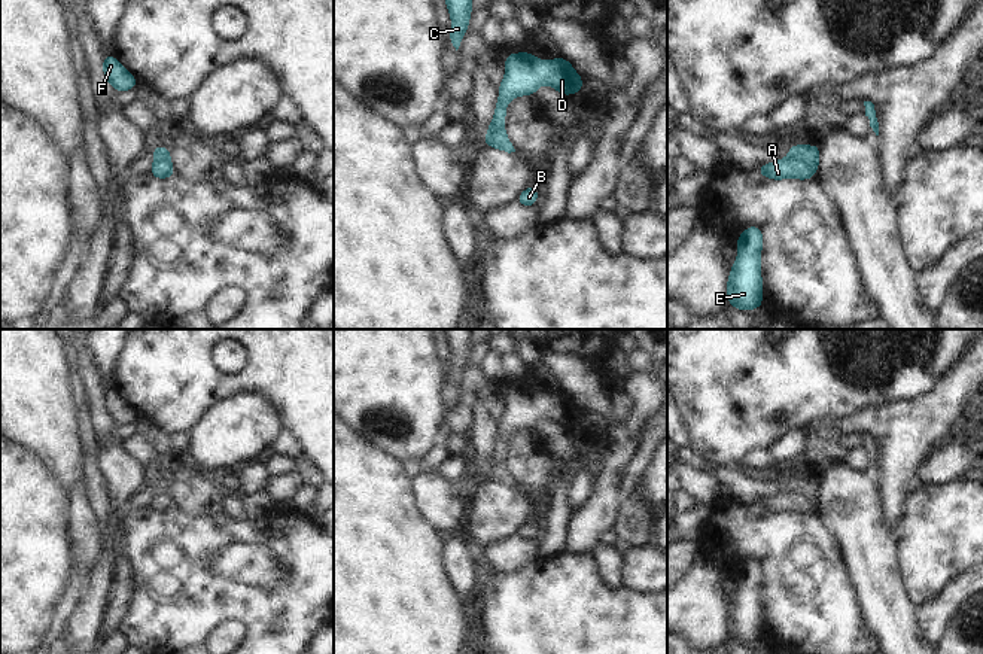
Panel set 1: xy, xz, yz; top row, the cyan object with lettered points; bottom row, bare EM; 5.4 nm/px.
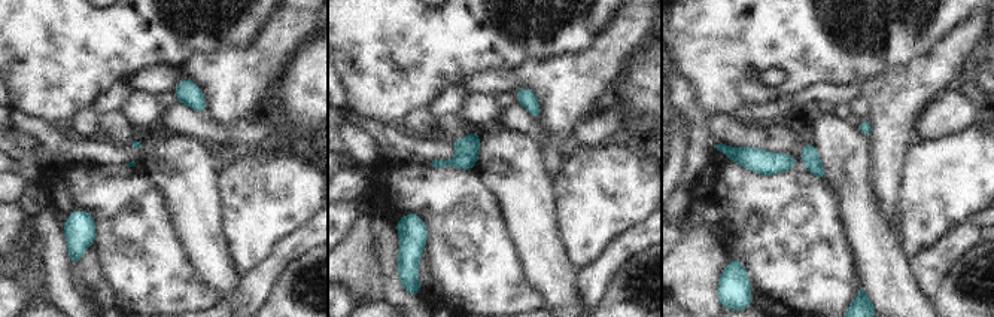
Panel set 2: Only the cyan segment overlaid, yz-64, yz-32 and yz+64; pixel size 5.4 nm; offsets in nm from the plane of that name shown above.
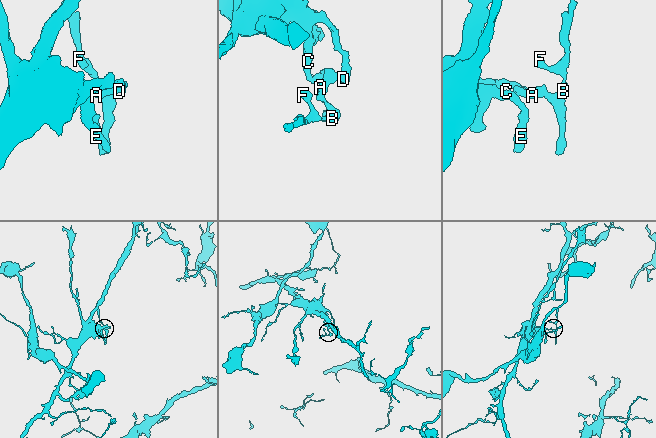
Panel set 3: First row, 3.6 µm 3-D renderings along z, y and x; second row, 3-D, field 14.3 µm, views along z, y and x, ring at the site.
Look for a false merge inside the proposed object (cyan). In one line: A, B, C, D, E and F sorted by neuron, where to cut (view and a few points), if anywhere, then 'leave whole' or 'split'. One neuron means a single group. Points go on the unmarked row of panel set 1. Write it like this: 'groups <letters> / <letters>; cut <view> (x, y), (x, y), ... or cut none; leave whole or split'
groups A C D E / B F; cut yz (790, 489), (815, 504); split

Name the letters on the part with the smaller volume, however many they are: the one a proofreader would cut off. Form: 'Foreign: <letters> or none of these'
Foreign: B, F

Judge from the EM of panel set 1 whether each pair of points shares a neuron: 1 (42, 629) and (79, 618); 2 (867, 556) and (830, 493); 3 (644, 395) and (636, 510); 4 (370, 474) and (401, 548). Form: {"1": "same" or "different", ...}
{"1": "different", "2": "same", "3": "different", "4": "same"}

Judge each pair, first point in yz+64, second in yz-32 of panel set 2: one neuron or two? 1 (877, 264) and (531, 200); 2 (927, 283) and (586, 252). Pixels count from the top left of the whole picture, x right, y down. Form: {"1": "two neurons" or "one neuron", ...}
{"1": "one neuron", "2": "two neurons"}

